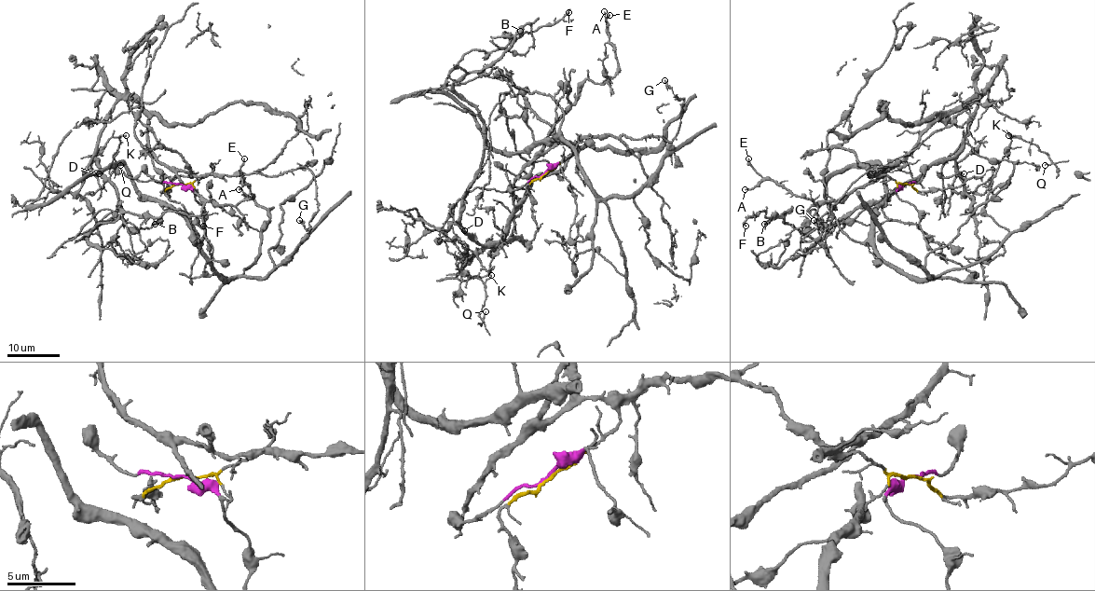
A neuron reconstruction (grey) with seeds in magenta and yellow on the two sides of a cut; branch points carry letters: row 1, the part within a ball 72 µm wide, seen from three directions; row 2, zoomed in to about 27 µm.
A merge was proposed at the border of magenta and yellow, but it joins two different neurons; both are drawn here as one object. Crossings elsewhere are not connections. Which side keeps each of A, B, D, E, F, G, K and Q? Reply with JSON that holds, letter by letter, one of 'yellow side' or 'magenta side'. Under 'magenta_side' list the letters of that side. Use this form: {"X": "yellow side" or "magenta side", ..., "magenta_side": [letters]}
{"A": "yellow side", "B": "yellow side", "D": "yellow side", "E": "yellow side", "F": "yellow side", "G": "yellow side", "K": "yellow side", "Q": "yellow side", "magenta_side": []}

